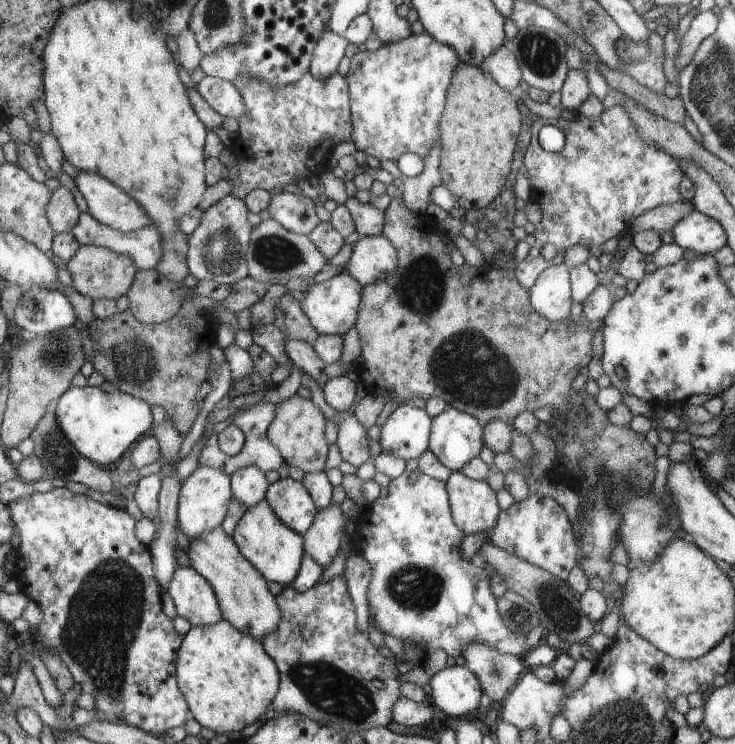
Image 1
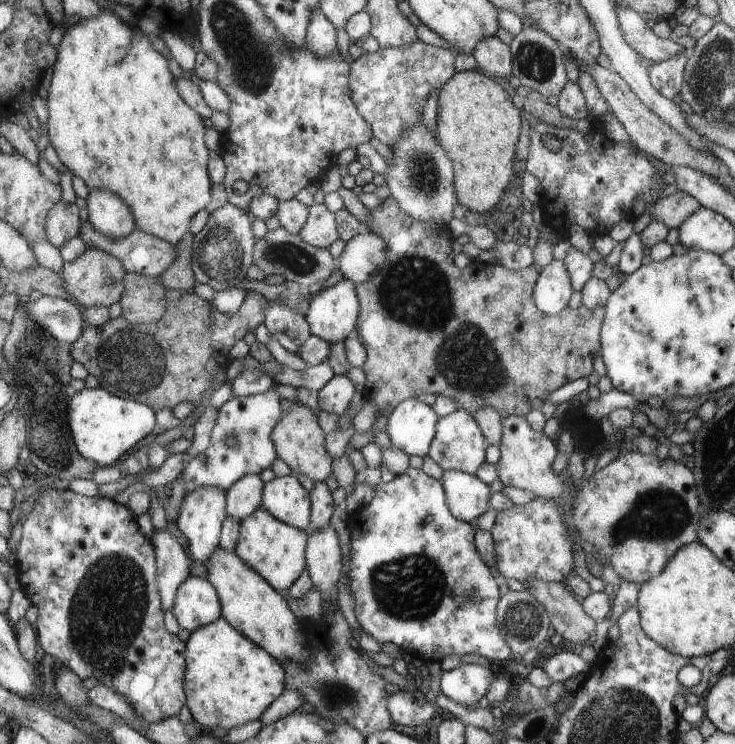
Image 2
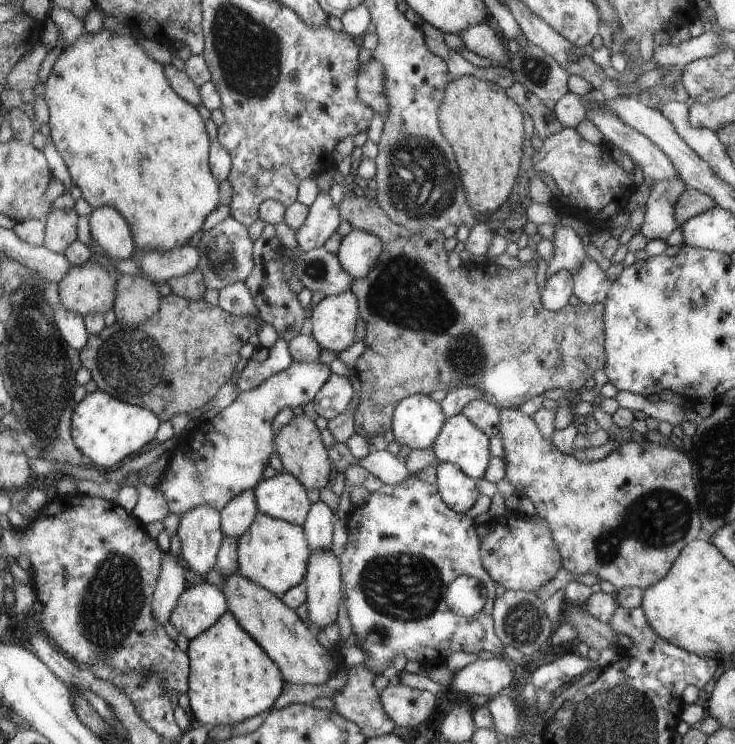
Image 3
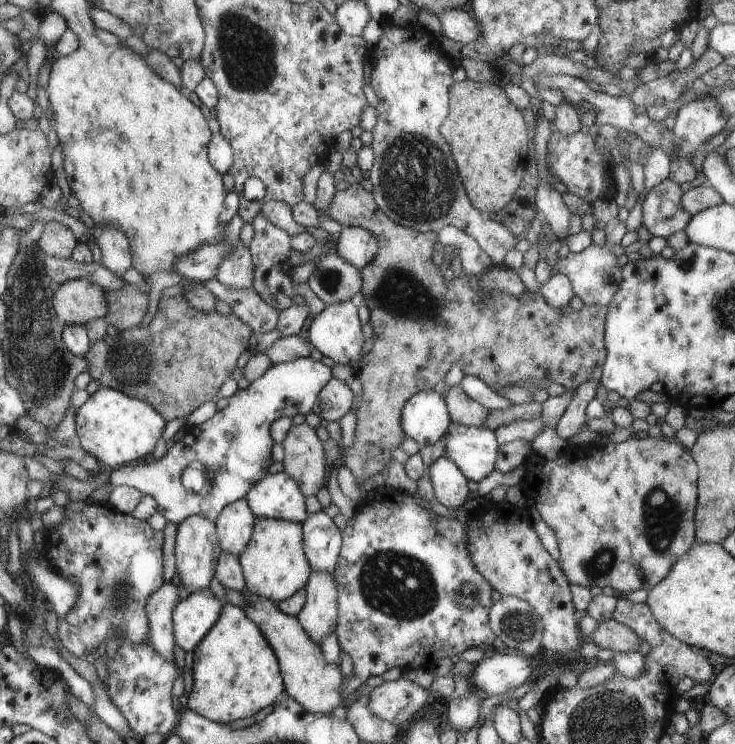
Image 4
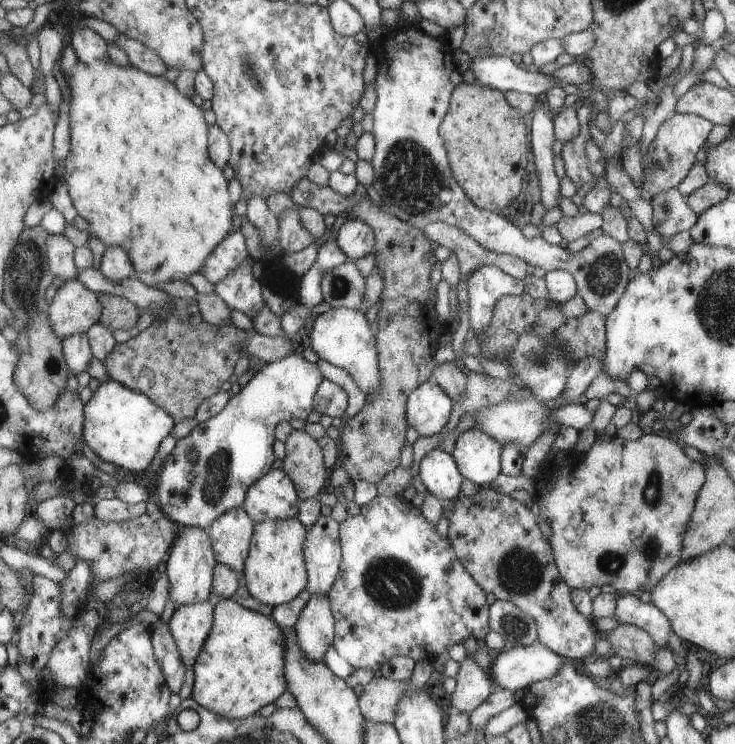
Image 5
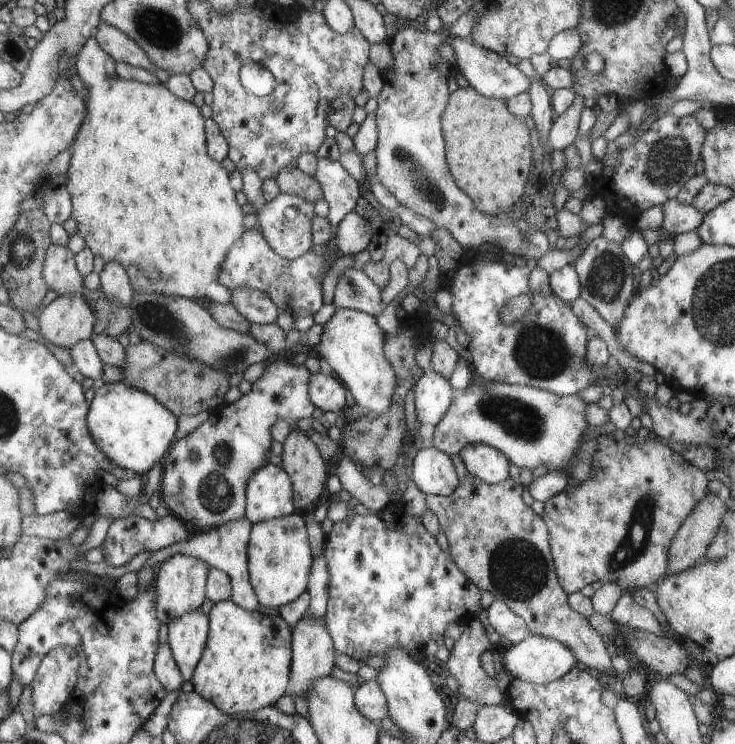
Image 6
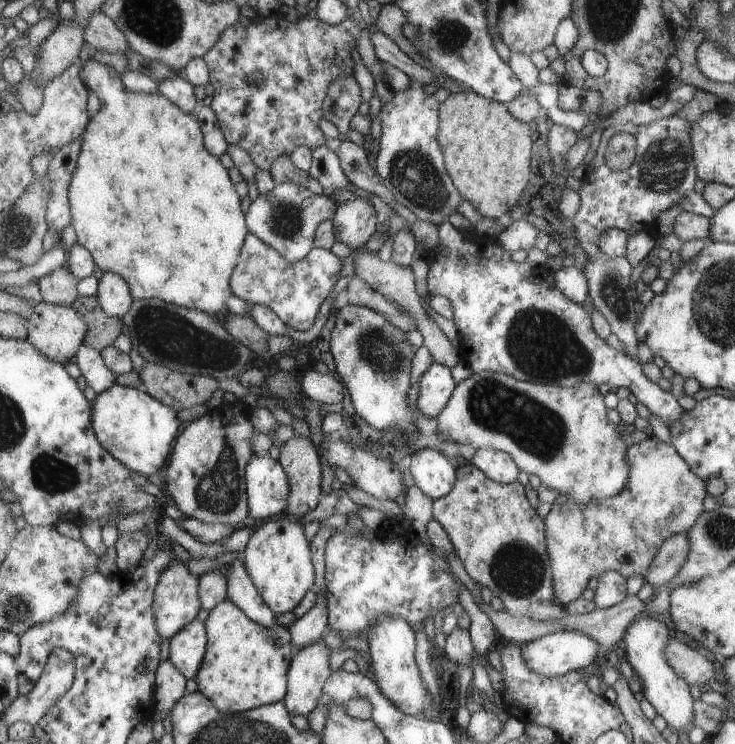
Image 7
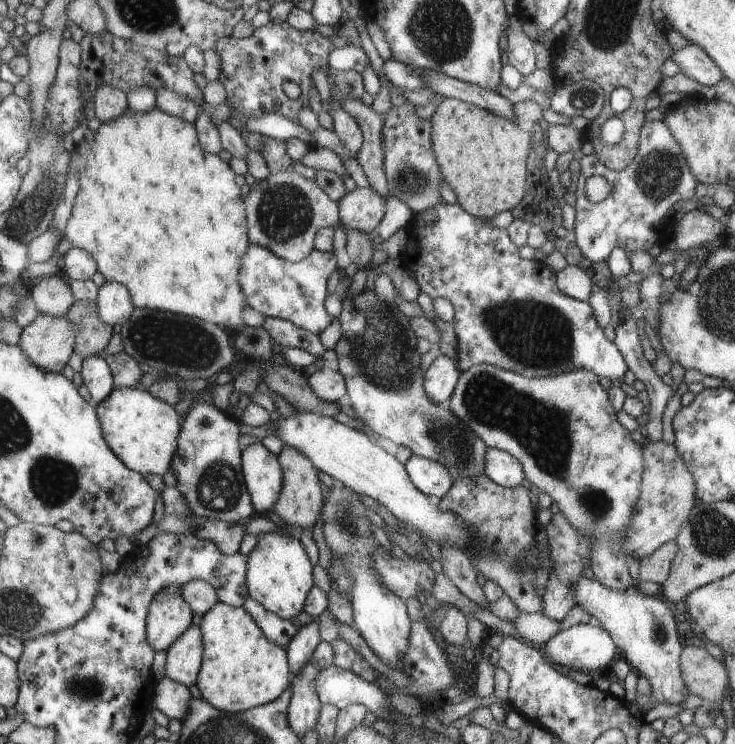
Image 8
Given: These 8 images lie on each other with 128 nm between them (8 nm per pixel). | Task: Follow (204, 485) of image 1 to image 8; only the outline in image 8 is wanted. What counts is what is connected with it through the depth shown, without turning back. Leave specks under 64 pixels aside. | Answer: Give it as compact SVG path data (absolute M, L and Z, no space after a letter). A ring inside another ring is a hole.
M169 583L150 600L146 632L148 643L156 651L166 650L191 625L193 612L180 593L180 586Z

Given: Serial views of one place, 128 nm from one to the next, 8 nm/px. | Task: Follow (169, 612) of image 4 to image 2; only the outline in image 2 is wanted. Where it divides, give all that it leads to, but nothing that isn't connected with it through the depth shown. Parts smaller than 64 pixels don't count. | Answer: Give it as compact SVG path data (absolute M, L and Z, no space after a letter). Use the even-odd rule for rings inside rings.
M167 530L155 531L151 542L155 544L158 596L161 608L165 612L172 608L175 590L189 575L192 560L189 560L185 555L183 541L173 538Z

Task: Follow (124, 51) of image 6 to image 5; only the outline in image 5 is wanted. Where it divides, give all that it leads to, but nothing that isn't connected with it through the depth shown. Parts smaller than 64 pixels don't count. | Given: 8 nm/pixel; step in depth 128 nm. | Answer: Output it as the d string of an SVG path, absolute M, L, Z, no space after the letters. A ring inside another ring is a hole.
M117 34L113 43L125 51L125 56L131 65L151 76L161 77L168 69L168 66L153 49L147 48L135 39Z

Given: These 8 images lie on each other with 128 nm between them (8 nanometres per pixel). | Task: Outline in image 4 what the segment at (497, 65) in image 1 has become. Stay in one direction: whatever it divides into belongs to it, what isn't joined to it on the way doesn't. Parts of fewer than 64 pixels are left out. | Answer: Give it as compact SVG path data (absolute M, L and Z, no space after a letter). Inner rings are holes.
M451 8L451 10L443 10L435 16L441 25L442 36L459 42L459 44L467 44L471 40L477 40L479 30L477 30L477 24L468 10Z

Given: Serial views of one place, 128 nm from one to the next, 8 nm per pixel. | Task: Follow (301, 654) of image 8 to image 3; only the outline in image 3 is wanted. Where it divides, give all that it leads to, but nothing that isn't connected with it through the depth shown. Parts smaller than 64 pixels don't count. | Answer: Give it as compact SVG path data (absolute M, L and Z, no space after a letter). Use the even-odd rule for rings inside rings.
M318 501L310 505L306 523L302 525L310 552L313 550L329 550L331 552L334 519L334 514L323 502Z

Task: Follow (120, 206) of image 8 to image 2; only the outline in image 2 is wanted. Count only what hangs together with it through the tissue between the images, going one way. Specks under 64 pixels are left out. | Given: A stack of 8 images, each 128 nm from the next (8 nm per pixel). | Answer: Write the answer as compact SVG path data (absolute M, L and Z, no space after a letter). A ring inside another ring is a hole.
M102 10L99 16L87 20L79 20L77 24L69 26L63 32L63 38L56 47L57 55L51 65L51 82L47 90L47 118L46 130L48 141L53 147L59 161L64 168L69 170L73 176L79 177L84 183L87 190L109 190L117 194L123 202L130 208L131 216L134 216L134 230L141 230L155 238L162 239L174 245L189 230L190 220L197 215L197 210L203 210L203 206L209 202L209 188L211 188L210 175L207 174L207 148L203 144L203 122L198 114L186 104L179 96L177 84L173 84L173 76L169 72L166 58L153 50L149 38L145 36L137 27L127 27L127 24L113 14L104 13Z

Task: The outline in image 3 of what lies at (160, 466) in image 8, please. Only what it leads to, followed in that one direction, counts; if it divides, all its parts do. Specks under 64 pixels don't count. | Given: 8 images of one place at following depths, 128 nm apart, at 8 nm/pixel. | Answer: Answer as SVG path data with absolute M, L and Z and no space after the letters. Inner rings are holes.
M99 391L85 394L83 400L75 406L71 416L71 438L75 447L89 460L93 466L101 466L111 470L111 466L129 454L137 454L147 442L153 440L157 430L157 416L150 409L121 401Z

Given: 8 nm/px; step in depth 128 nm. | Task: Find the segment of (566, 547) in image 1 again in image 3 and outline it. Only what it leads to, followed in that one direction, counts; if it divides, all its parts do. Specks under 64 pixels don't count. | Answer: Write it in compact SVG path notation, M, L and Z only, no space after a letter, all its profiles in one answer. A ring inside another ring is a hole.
M503 510L501 516L489 516L486 526L488 529L484 537L479 537L481 546L479 546L479 560L482 560L483 568L497 584L500 584L505 590L527 592L527 594L536 594L541 586L549 583L559 570L561 557L551 538L551 533L547 524L541 517L536 515L523 515L513 510Z

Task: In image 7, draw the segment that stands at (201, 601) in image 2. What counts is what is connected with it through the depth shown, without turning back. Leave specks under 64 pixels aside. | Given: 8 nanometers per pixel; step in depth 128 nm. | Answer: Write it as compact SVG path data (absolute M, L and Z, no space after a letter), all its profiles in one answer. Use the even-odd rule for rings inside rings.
M193 619L169 638L167 659L184 677L193 679L205 652L205 623Z

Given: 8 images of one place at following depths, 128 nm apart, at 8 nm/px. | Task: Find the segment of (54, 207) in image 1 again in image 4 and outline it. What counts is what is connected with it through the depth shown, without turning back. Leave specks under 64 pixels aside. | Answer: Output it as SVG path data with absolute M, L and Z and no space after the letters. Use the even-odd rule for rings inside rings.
M47 222L38 239L39 249L47 256L67 260L70 258L73 246L77 246L75 236L71 230L59 224L59 222Z

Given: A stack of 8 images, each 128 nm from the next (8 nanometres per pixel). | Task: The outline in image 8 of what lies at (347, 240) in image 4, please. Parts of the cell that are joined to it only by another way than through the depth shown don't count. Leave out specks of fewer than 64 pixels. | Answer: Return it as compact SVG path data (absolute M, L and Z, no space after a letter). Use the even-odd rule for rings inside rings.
M371 187L346 192L338 200L341 228L373 235L384 214L385 199Z

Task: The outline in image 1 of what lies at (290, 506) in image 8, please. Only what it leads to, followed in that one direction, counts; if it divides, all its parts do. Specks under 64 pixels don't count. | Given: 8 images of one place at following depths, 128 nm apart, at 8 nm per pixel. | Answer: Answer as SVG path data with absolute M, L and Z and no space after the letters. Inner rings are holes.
M296 393L287 400L275 405L274 420L270 423L266 436L282 453L282 460L291 468L299 468L301 472L323 471L323 462L327 454L327 444L323 438L325 418L319 408L309 399L301 398Z

